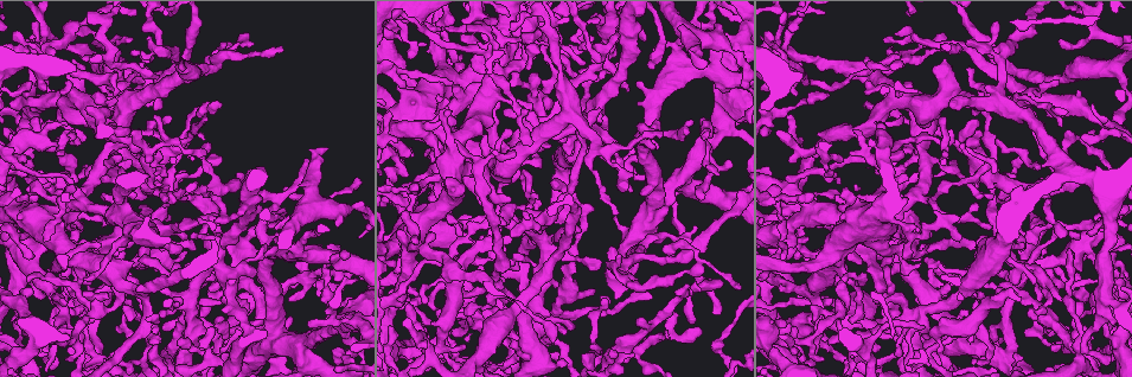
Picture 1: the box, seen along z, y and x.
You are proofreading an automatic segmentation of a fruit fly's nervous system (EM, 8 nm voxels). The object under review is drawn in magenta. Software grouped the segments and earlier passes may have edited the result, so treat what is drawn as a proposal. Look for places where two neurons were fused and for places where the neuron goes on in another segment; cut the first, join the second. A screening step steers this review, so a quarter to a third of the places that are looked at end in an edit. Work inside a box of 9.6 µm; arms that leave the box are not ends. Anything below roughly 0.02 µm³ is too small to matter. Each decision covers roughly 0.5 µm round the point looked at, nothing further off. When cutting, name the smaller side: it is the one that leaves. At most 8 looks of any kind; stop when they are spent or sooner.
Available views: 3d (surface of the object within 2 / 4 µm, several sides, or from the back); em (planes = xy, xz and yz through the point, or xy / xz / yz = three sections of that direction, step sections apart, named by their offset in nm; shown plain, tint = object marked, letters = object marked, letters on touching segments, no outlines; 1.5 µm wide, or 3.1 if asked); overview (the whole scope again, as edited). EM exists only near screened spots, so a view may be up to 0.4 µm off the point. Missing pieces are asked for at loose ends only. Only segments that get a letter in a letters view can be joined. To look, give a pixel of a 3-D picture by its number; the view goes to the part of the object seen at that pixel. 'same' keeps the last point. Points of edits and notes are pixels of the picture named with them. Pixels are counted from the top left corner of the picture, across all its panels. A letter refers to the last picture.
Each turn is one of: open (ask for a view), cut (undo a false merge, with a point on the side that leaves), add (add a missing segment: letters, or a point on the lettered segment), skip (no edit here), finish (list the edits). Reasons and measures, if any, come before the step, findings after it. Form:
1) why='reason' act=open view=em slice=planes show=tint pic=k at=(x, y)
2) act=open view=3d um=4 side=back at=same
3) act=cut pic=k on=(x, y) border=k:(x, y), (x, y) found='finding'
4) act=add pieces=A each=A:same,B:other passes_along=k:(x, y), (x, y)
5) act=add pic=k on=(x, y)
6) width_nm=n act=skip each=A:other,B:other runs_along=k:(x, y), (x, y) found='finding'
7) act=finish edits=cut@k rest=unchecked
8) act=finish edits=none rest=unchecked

why='branch stops here' act=open view=3d um=4 pic=1 at=(138, 257)

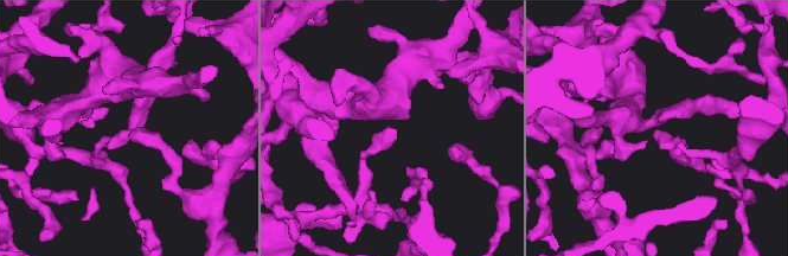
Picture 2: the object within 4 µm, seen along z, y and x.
why='now the EM' act=open view=em slice=planes show=letters pic=2 at=(657, 131)

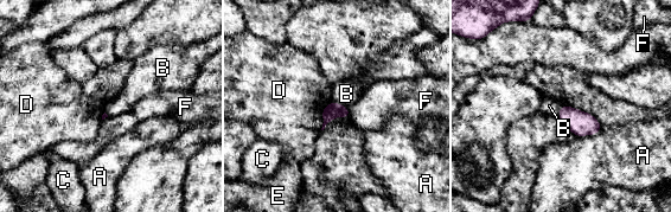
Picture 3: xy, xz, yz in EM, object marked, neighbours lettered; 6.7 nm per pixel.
act=skip each=A:other,B:other,C:other,D:other,E:other,F:other border=3:(332, 101), (347, 107) found='no lettered segment goes on from it'

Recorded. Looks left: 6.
why='thin end' act=open view=em slice=planes show=letters pic=1 at=(512, 130)

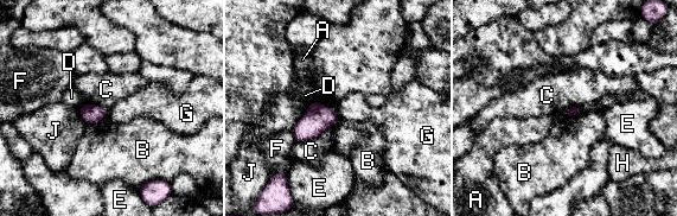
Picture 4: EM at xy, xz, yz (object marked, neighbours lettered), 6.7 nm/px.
act=skip each=A:other,B:other,C:other,D:other,E:other,F:other,G:other,H:other,J:other border=4:(336, 113), (339, 119) found='no lettered segment goes on from it'

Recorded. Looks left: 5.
why='abrupt turn' act=open view=em slice=planes show=letters pic=1 at=(18, 238)

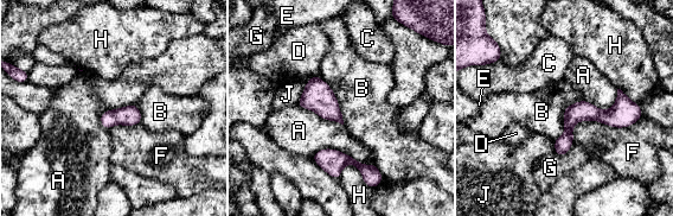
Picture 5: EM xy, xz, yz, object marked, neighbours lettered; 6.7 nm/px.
width_nm=60 act=skip each=A:other,B:other,C:other,D:other,E:other,F:other,G:other,H:other,J:other runs_along=5:(638, 108), (578, 115), (557, 150) found='one neuron here'

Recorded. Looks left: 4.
act=finish edits=none rest=unchecked

